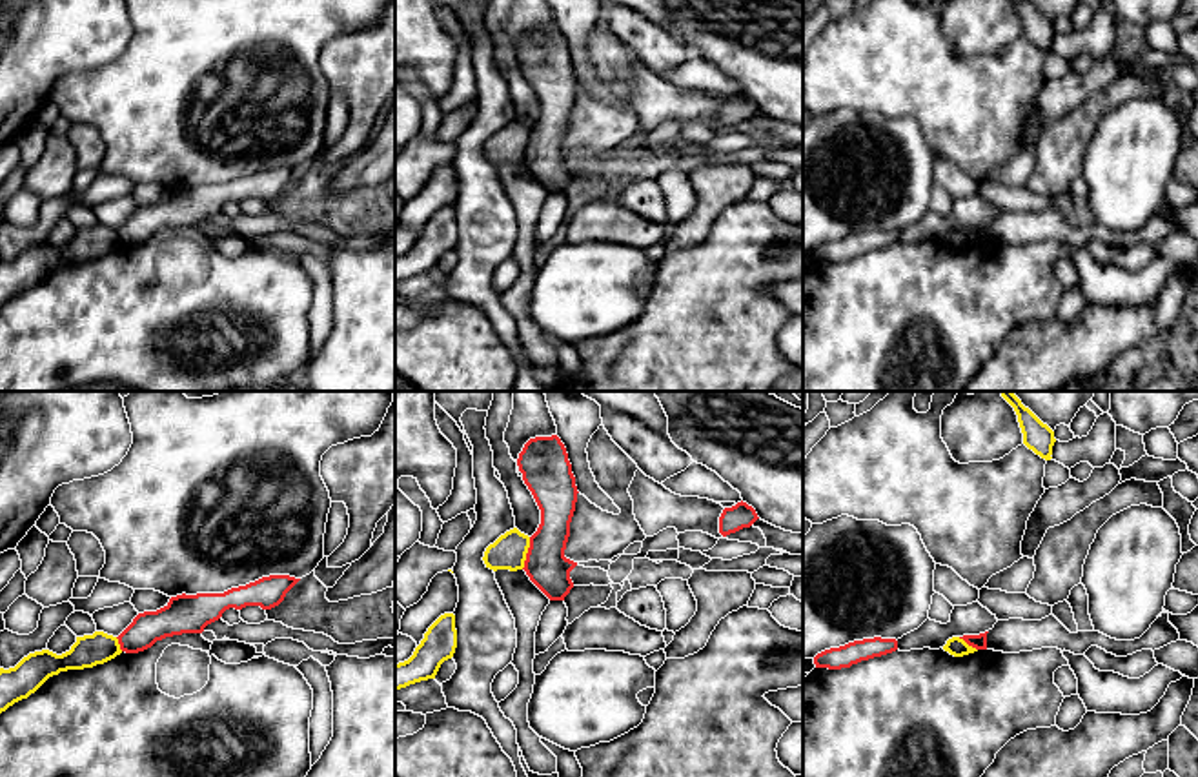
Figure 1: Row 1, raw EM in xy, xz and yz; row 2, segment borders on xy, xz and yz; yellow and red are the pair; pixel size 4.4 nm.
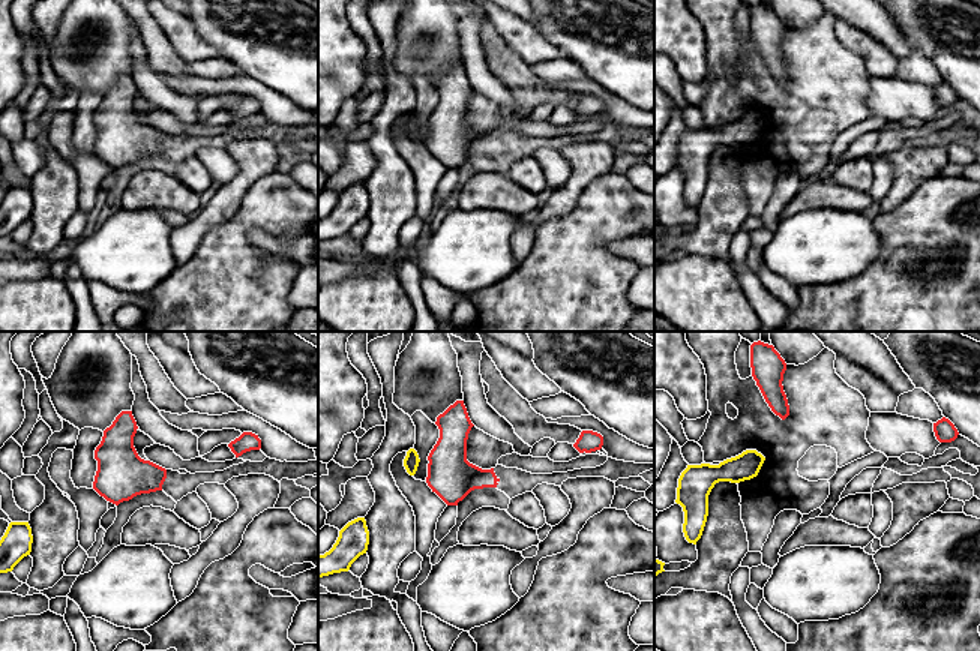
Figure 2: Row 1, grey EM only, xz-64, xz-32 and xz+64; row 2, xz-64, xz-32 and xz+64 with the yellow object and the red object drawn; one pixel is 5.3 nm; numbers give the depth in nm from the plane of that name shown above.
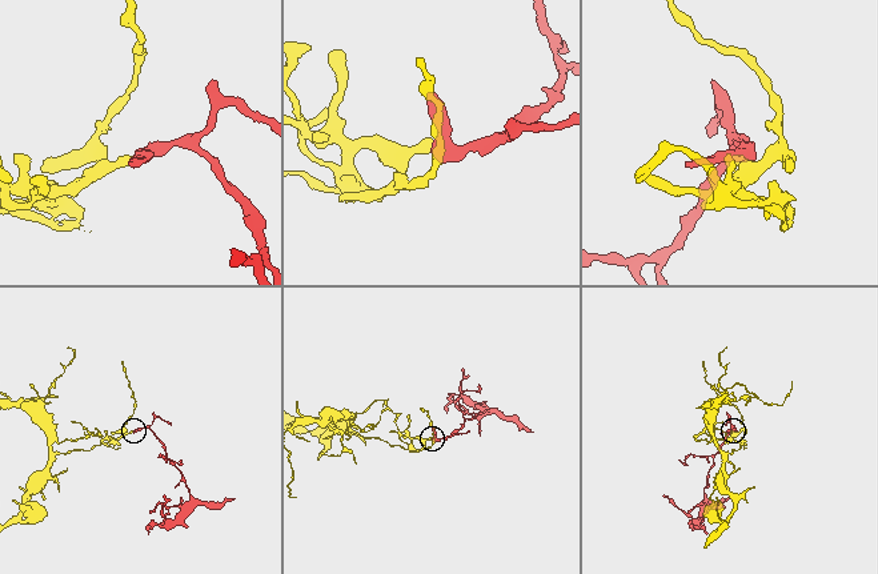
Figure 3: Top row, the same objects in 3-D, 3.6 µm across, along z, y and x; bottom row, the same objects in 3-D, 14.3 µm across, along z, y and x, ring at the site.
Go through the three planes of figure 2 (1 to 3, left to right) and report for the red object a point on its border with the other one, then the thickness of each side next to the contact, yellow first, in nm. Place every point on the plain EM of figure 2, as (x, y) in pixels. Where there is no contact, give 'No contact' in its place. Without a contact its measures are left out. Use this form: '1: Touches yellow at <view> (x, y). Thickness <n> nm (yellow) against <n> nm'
1: No contact
2: No contact
3: No contact

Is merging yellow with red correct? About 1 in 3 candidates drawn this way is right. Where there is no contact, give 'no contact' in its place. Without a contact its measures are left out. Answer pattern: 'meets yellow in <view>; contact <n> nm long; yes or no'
meets yellow in xz; contact 150 nm long; no

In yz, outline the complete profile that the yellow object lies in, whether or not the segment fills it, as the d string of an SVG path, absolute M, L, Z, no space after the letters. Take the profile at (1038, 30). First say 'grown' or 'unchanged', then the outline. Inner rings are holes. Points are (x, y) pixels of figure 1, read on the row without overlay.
unchanged; M1014 0L1023 25L1023 36L1045 53L1052 49L1054 24L1043 16L1029 0Z

